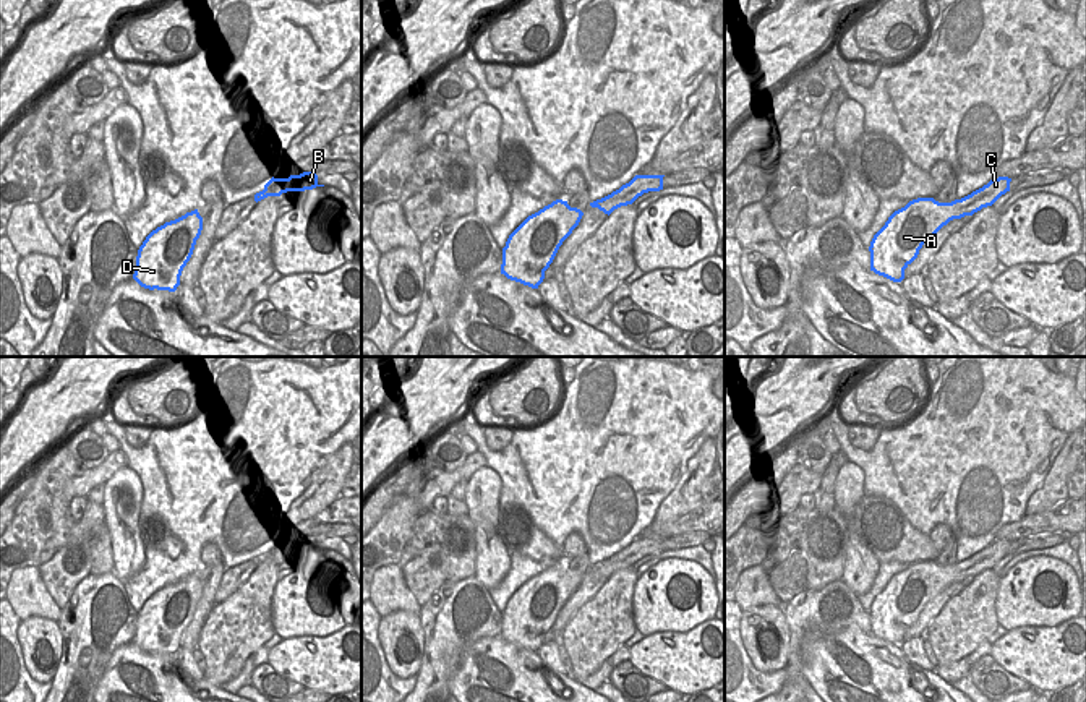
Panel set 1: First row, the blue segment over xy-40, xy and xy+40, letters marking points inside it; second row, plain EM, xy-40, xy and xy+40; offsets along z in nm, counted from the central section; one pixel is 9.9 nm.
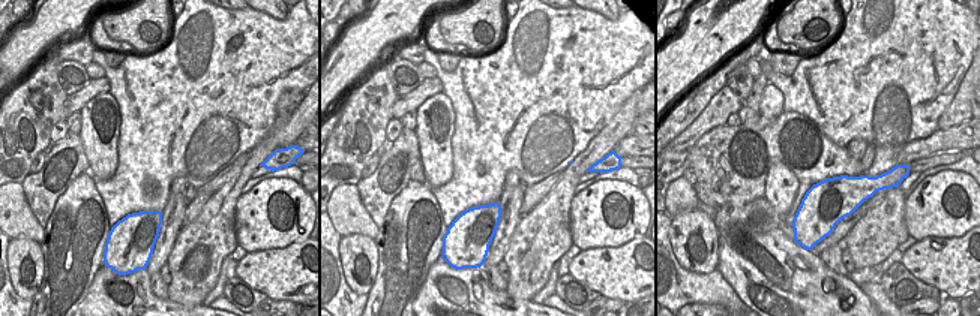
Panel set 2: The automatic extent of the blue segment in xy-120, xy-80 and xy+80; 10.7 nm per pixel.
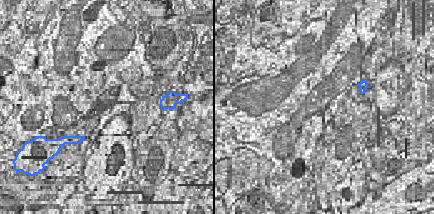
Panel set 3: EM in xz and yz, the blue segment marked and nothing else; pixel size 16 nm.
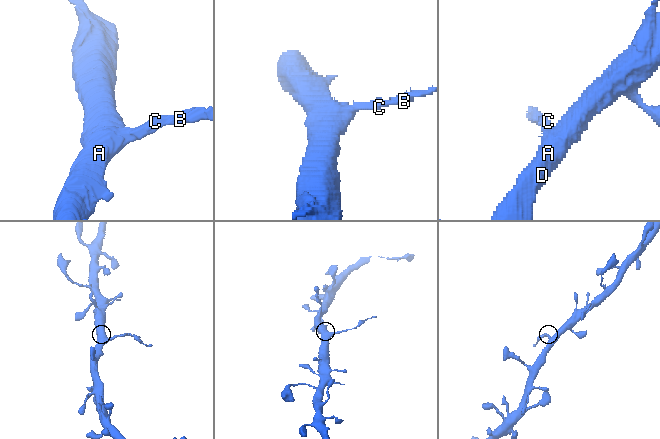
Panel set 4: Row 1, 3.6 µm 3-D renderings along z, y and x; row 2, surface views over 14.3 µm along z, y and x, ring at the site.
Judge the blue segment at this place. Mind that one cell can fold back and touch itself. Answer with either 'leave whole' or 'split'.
split

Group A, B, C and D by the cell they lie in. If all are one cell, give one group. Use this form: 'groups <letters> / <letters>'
groups A D / B C

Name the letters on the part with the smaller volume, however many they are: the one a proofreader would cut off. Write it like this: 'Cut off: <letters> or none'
Cut off: B, C

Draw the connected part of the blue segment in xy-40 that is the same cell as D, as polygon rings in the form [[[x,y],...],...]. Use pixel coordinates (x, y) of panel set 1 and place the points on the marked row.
[[[198,209],[152,230],[138,250],[133,279],[149,290],[175,292],[201,230]]]

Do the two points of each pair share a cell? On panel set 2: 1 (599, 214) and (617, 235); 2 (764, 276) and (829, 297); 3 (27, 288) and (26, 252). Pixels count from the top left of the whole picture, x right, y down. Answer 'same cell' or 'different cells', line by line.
1: same cell
2: same cell
3: same cell

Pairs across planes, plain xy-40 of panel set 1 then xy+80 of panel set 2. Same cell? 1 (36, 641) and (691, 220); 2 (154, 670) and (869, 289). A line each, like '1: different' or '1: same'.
1: same
2: different

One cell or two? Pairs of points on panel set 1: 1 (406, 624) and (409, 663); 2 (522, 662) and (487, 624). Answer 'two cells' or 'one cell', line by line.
1: one cell
2: two cells

